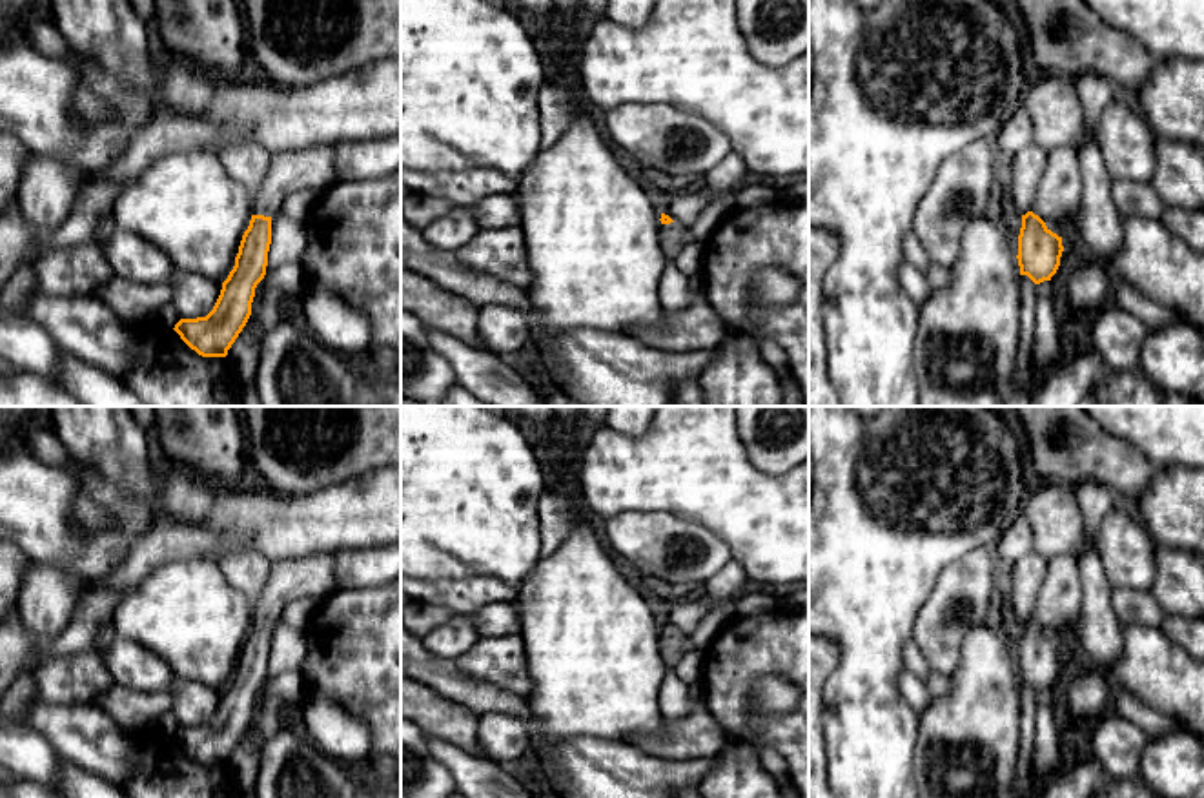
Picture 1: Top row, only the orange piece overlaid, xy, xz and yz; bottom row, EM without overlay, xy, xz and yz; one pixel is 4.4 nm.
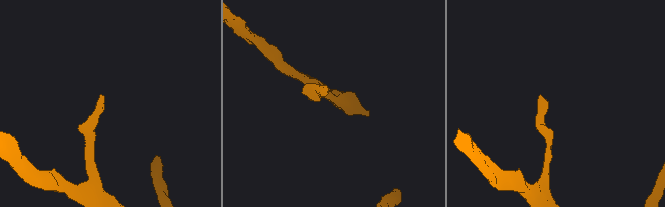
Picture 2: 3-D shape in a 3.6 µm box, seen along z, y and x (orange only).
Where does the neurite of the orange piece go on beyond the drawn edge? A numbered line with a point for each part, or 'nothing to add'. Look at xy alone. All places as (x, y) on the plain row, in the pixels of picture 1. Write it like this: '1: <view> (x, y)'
1: xy (294, 578)

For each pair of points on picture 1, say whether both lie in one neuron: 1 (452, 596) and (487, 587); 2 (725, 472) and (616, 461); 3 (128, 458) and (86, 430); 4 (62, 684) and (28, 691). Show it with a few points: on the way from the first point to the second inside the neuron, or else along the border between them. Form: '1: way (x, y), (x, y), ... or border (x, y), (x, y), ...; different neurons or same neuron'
1: way (461, 594), (478, 591); same neuron
2: way (698, 470), (643, 470); same neuron
3: way (117, 447), (97, 430); same neuron
4: border (42, 664), (33, 675), (39, 695); different neurons

